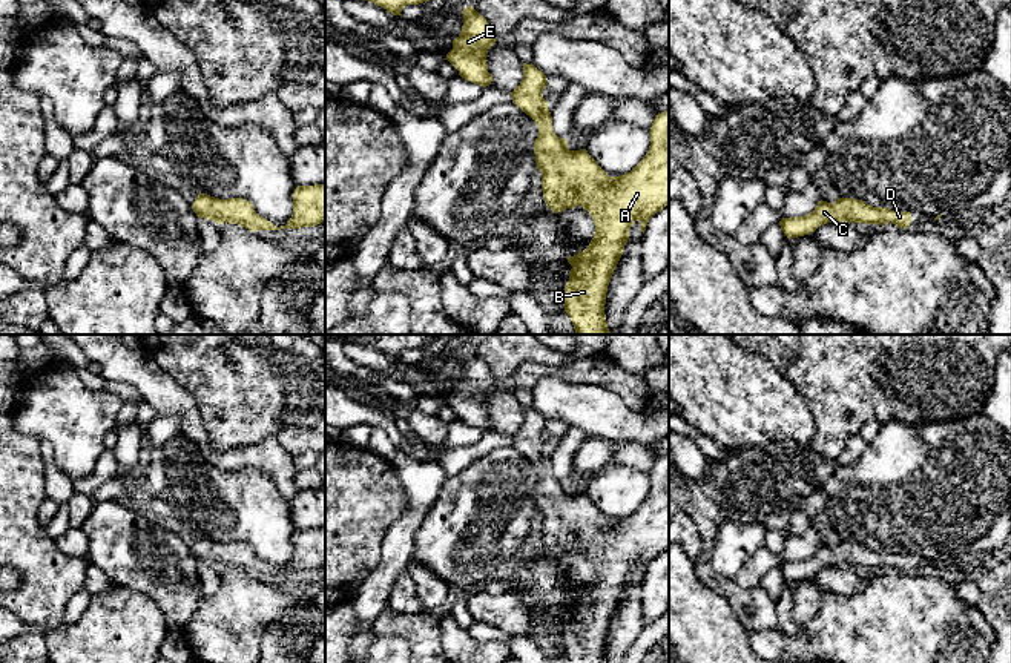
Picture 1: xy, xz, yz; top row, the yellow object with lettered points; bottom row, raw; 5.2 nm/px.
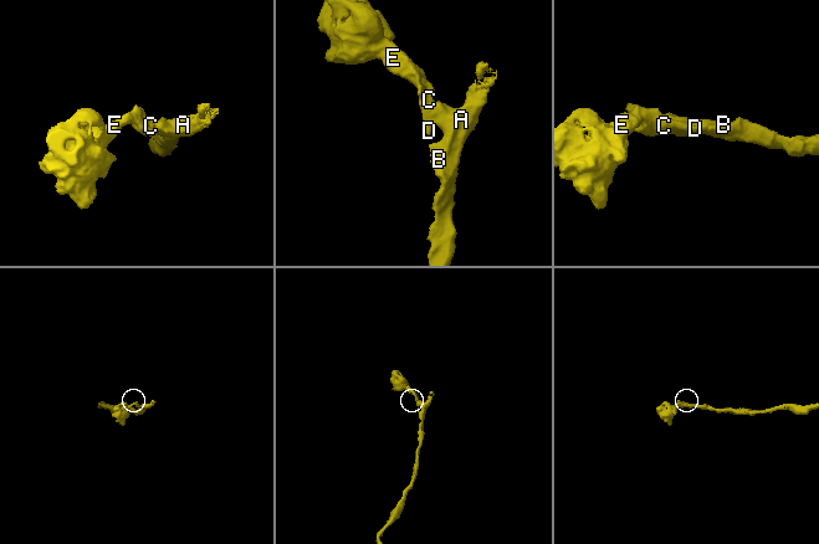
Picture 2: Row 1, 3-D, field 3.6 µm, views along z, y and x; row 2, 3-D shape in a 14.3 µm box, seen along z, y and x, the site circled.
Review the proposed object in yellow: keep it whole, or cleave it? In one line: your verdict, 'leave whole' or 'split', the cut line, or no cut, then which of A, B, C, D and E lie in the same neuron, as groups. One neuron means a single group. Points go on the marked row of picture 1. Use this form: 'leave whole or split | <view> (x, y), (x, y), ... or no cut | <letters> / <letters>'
leave whole | no cut | A B C D E

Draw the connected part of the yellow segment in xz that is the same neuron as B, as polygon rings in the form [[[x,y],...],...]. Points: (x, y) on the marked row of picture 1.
[[[523,63],[523,80],[511,92],[512,103],[538,127],[534,153],[537,169],[542,172],[545,203],[552,213],[581,206],[595,224],[589,246],[568,258],[572,269],[561,292],[561,302],[577,335],[611,335],[604,316],[606,293],[629,239],[631,226],[640,221],[640,229],[644,233],[649,219],[669,206],[669,110],[655,115],[649,130],[650,146],[643,160],[631,172],[609,176],[586,149],[574,152],[568,147],[568,140],[555,135],[548,101],[543,98],[546,86],[546,75],[532,63]]]

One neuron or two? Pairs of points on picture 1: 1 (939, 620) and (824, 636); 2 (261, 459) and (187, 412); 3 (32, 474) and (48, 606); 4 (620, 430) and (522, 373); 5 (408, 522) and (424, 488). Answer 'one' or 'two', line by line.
1: one
2: one
3: one
4: two
5: one

